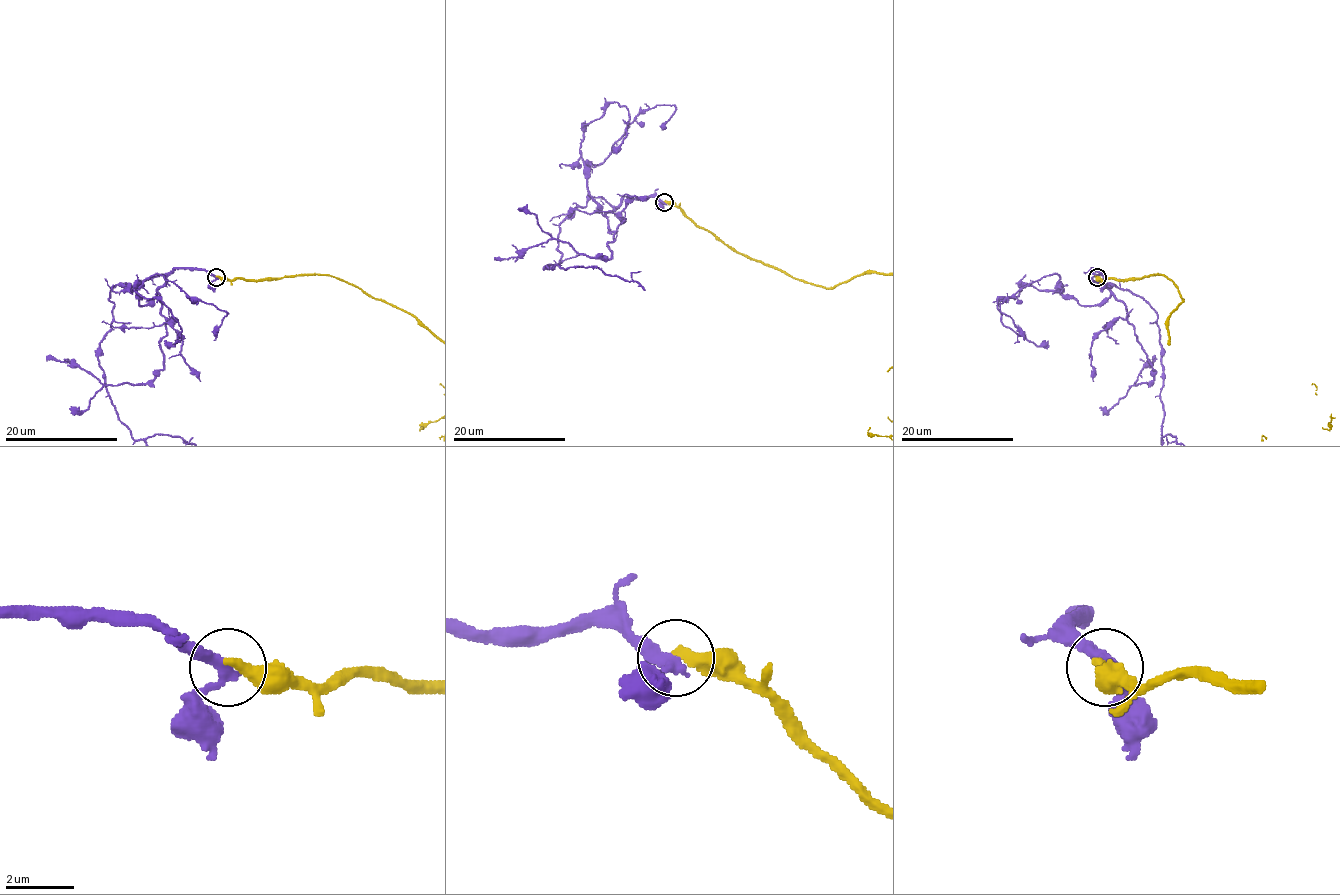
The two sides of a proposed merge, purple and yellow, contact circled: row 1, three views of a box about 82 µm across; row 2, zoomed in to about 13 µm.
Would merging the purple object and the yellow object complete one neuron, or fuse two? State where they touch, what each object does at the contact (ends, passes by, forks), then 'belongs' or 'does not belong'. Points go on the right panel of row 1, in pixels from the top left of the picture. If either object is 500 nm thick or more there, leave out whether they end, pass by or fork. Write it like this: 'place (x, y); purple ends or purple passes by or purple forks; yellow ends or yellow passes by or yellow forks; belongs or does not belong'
place (1097, 277); purple passes by; yellow ends; does not belong

